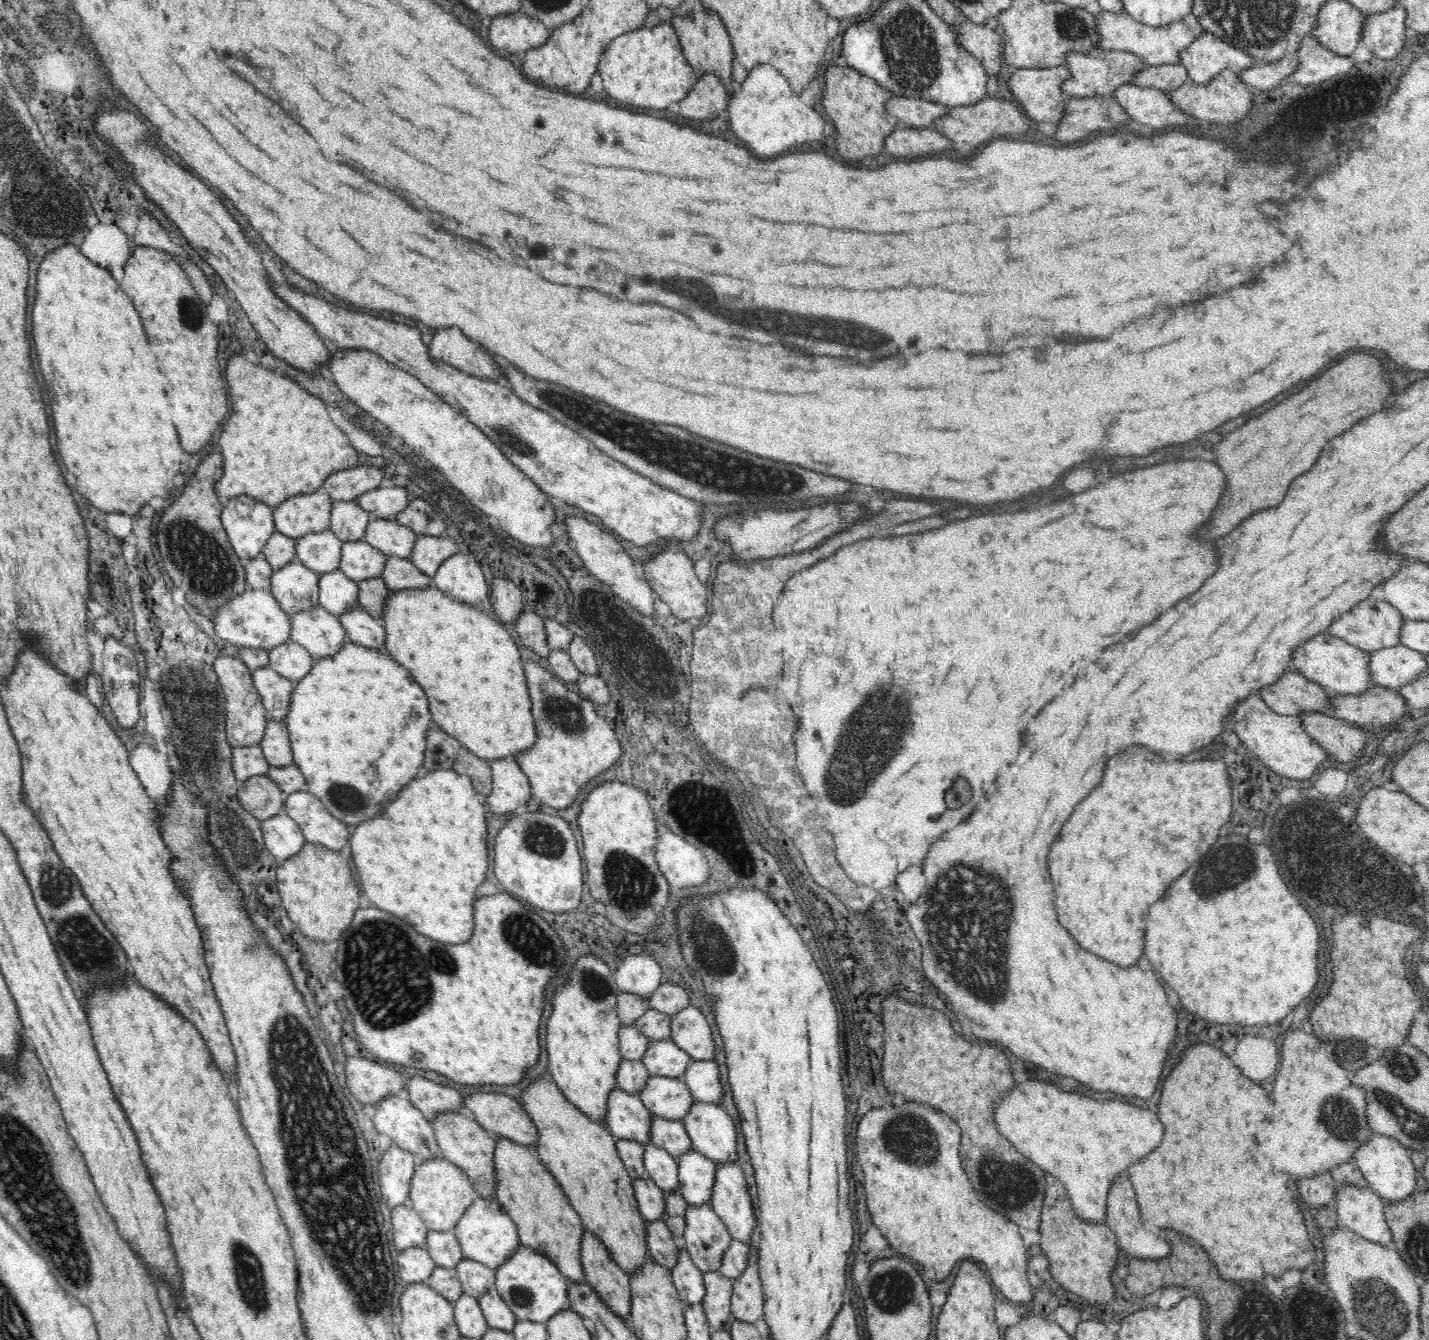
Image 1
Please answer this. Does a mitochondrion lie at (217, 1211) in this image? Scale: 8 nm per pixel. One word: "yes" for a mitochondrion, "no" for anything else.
no

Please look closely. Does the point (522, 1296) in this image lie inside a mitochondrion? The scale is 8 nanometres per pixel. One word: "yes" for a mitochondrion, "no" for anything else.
yes

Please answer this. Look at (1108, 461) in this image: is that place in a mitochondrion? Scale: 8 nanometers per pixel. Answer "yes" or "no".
no

